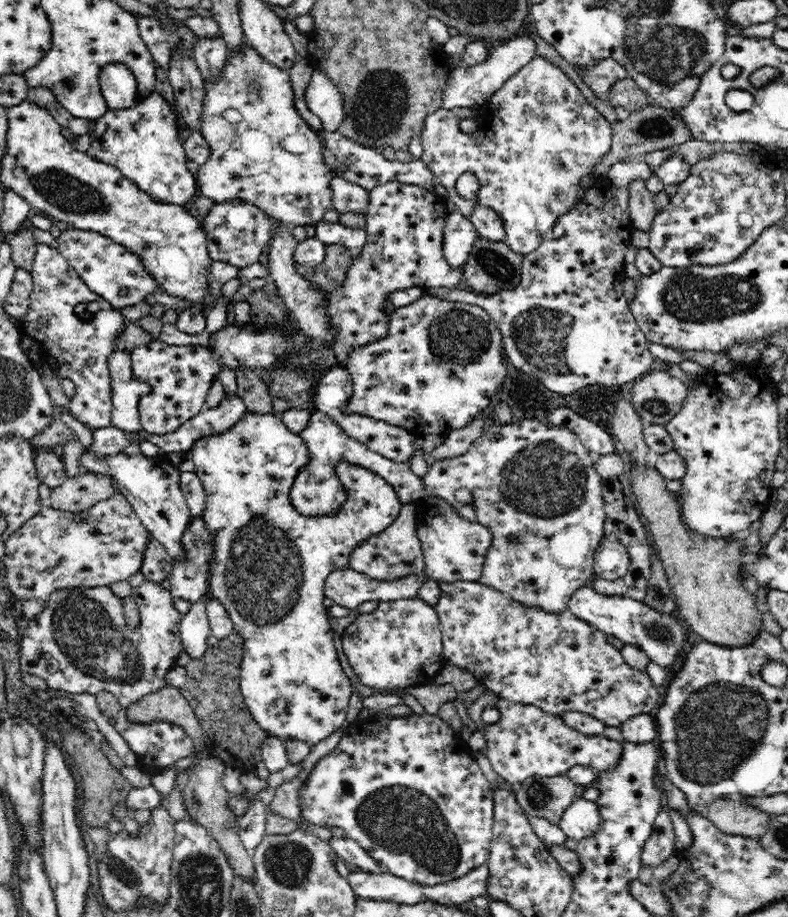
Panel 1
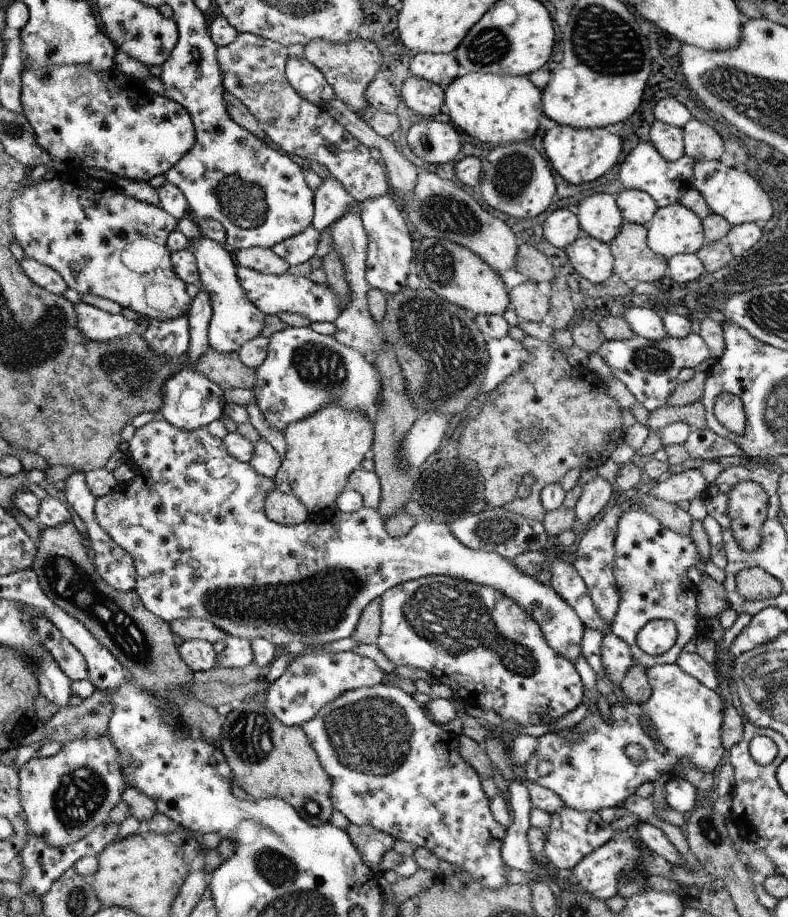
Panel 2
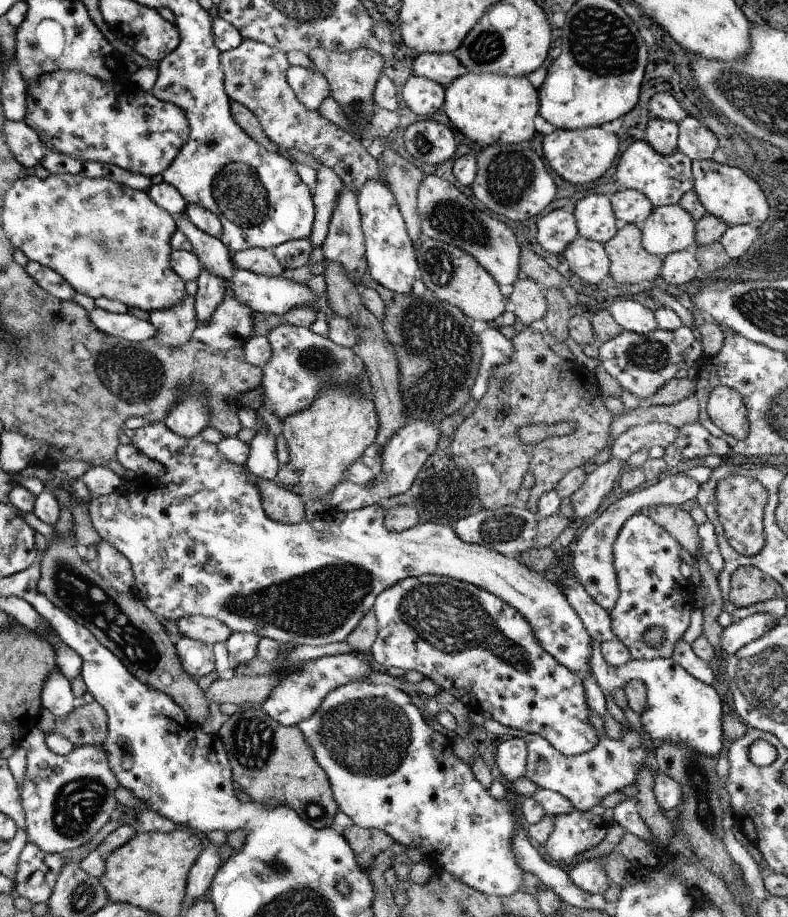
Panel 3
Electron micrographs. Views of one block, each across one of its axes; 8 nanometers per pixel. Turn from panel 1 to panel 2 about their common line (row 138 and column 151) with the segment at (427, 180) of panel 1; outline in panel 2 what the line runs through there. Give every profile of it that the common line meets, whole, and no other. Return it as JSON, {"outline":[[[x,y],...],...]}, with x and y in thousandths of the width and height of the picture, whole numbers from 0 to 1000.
{"outline":[[[237,345],[218,350],[189,349],[179,371],[207,391],[227,393],[240,378],[240,349]]]}

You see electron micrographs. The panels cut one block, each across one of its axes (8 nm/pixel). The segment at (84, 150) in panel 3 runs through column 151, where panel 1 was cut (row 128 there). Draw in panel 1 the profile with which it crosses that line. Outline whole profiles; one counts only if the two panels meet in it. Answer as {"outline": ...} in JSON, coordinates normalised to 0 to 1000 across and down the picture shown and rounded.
{"outline":[[[195,100],[171,117],[138,119],[123,129],[112,144],[114,160],[108,165],[132,179],[150,183],[195,220],[234,225],[251,214],[247,190],[236,182],[240,176],[226,152],[226,135],[213,110]]]}

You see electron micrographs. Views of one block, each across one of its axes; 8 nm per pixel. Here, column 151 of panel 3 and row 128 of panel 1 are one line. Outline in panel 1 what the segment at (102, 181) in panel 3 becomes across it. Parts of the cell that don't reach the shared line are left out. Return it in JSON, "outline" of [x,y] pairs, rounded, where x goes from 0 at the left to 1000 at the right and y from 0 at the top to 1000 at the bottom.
{"outline":[[[307,46],[299,52],[293,52],[289,57],[278,81],[266,86],[259,86],[258,117],[253,124],[253,144],[258,148],[263,158],[268,161],[266,170],[263,176],[253,180],[253,185],[247,190],[250,196],[251,213],[261,214],[270,218],[273,222],[282,222],[287,219],[310,219],[326,225],[350,242],[360,243],[368,246],[398,245],[409,241],[409,234],[420,222],[420,209],[418,206],[420,194],[425,192],[415,180],[410,171],[410,156],[404,146],[396,142],[396,138],[383,129],[382,123],[373,115],[373,98],[371,97],[371,87],[363,75],[348,72],[346,69],[338,65],[322,51],[315,46]]]}

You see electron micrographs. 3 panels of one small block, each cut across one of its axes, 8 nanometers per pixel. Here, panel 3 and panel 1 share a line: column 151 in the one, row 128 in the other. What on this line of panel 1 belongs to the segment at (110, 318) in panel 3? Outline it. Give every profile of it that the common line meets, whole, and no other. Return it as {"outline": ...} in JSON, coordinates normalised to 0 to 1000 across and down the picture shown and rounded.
{"outline":[[[398,75],[386,100],[390,117],[407,131],[410,142],[426,144],[437,129],[435,105],[411,77]]]}

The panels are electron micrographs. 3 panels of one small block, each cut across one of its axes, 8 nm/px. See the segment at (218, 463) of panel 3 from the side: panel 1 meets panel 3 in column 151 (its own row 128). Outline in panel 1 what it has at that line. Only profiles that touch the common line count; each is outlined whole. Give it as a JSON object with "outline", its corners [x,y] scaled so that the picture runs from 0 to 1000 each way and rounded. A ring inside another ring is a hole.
{"outline":[[[684,60],[674,63],[674,67],[668,70],[668,72],[660,74],[652,83],[647,83],[647,85],[640,89],[637,96],[633,96],[631,99],[627,99],[627,103],[623,103],[623,106],[618,108],[610,117],[609,125],[603,128],[603,132],[605,134],[605,141],[602,142],[600,145],[591,146],[582,141],[582,132],[571,120],[558,118],[552,120],[548,124],[544,124],[539,129],[537,142],[533,144],[537,159],[537,167],[534,168],[533,173],[538,176],[541,181],[548,186],[548,193],[551,193],[553,201],[561,202],[562,205],[567,207],[569,216],[579,222],[580,230],[584,233],[596,237],[605,222],[627,228],[640,244],[640,264],[651,275],[655,275],[660,279],[674,277],[678,273],[681,273],[683,267],[688,265],[690,255],[704,246],[704,239],[707,239],[709,234],[718,233],[720,230],[728,225],[731,217],[735,216],[735,204],[739,203],[736,201],[736,194],[744,192],[744,190],[755,193],[758,188],[761,188],[760,177],[763,176],[763,170],[768,169],[774,164],[777,157],[775,135],[754,116],[750,116],[746,112],[746,109],[739,104],[734,94],[728,92],[726,87],[721,86],[721,83],[711,75],[711,73]],[[594,186],[604,190],[604,193],[607,193],[608,205],[607,212],[604,212],[604,218],[591,218],[590,216],[581,214],[581,209],[579,209],[579,206],[576,205],[576,201],[581,198],[580,194]]]}

